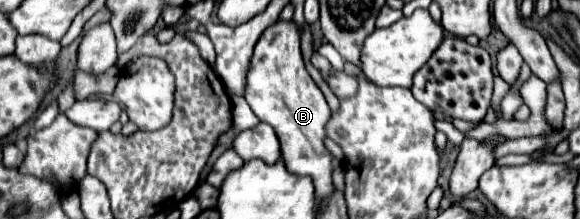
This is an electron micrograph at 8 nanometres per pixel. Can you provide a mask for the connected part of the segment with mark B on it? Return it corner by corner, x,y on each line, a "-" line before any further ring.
278,20
276,24
264,30
250,58
244,98
254,110
254,114
276,130
276,136
282,146
282,162
286,164
286,168
292,168
292,172
298,176
302,174
312,178
316,186
316,200
320,202
334,190
330,152
324,148
330,108
322,90
316,86
304,66
300,34
302,30
294,20

